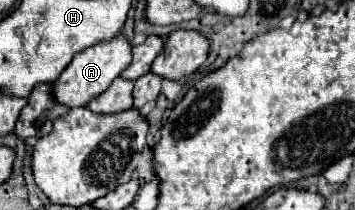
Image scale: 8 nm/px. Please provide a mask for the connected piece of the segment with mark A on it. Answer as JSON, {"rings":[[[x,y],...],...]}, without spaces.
{"rings":[[[118,34],[116,38],[108,42],[90,46],[78,52],[78,56],[74,56],[72,62],[62,70],[58,80],[54,80],[52,96],[54,100],[58,100],[58,104],[68,106],[68,108],[86,106],[92,98],[102,94],[112,84],[114,78],[120,76],[120,72],[130,64],[130,60],[132,60],[132,48],[130,48],[130,42],[122,34]]]}

